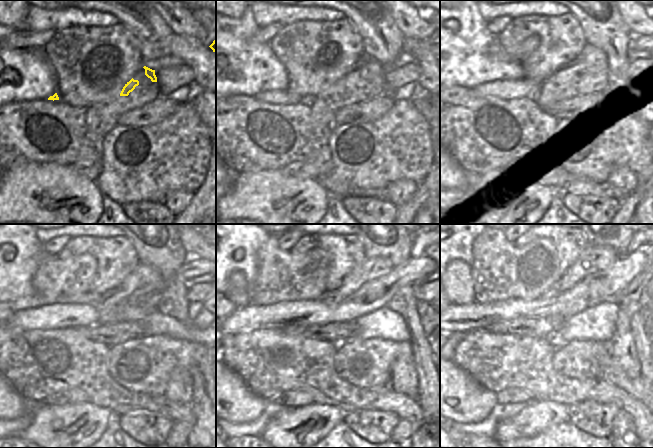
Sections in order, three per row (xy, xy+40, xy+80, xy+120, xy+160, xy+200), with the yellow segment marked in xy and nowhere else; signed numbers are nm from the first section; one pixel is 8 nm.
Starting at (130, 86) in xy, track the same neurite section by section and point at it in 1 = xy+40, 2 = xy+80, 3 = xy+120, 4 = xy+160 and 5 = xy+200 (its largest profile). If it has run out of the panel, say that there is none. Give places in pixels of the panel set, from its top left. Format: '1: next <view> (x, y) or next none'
1: next xy+40 (346, 86)
2: next xy+80 (556, 87)
3: next xy+120 (107, 311)
4: next xy+160 (376, 294)
5: next xy+200 (607, 286)

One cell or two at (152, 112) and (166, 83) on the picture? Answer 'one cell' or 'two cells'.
two cells

